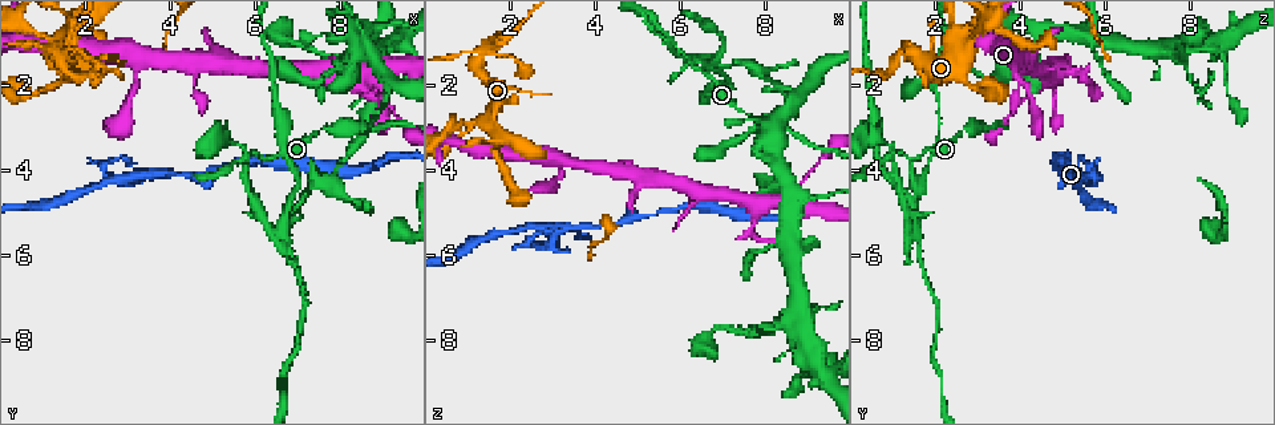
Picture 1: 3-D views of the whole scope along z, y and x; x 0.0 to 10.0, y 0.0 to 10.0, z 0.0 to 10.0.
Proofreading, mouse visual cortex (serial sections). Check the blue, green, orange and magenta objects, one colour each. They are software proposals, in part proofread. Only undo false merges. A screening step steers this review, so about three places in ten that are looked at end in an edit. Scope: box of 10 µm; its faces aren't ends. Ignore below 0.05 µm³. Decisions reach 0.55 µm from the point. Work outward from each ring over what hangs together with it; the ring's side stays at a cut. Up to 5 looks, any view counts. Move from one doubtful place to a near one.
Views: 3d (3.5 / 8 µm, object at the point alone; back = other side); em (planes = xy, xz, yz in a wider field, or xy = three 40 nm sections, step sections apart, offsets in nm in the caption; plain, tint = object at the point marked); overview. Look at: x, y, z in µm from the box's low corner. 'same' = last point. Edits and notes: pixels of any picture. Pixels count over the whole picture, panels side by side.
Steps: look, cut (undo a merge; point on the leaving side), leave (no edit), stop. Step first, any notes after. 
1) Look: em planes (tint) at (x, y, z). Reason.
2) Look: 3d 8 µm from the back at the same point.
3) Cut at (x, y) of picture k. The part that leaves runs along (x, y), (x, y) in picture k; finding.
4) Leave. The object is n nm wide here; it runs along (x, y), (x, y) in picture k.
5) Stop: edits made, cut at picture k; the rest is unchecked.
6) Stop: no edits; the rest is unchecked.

Look: em xy step 3 (tint) at (1.45, 1.10, 1.25). Thick turns thin.

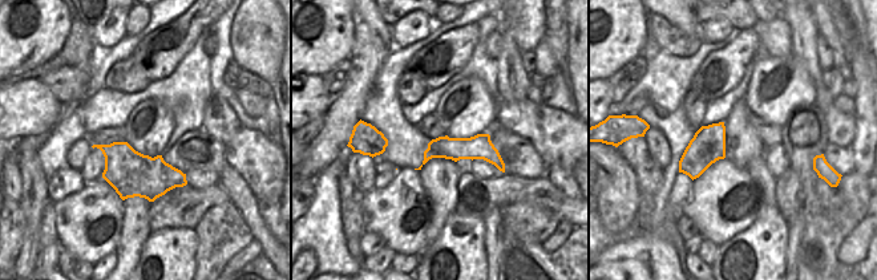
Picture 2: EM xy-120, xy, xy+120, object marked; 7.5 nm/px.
Look: 3d 3.5 µm at the same point. Wider look.

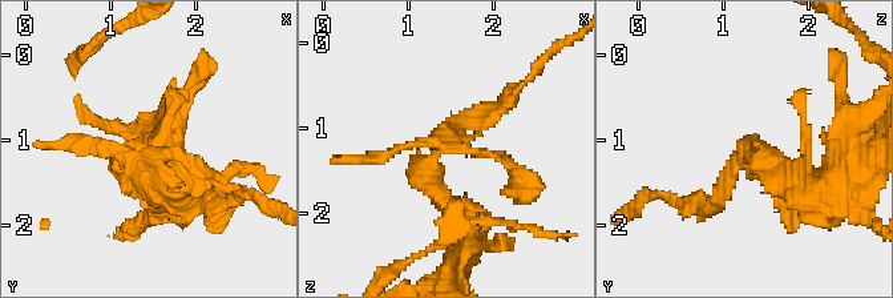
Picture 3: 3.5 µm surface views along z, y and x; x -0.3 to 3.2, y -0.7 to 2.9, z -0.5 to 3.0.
Cut at (77, 149) of picture 3. The part that leaves runs along (443, 147), (513, 92) in picture 3; two cells meet here.

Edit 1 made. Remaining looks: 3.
Look: 3d 3.5 µm at (5.95, 3.60, 1.10).

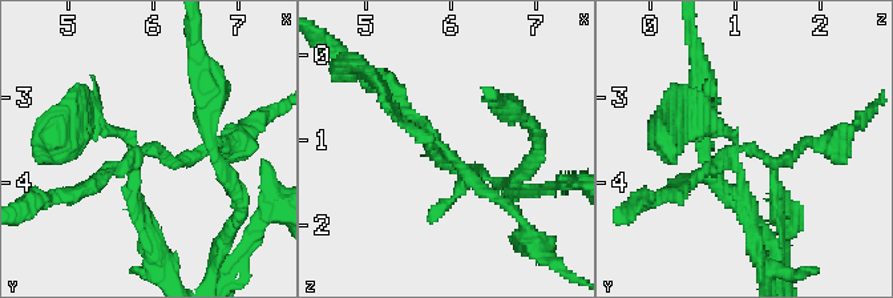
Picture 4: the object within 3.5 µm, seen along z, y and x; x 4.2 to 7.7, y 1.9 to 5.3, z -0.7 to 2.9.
Look: em xy step 1 (tint) at (5.95, 3.65, 1.05). 4 arms meet here; the arms are 150, 150, 150, 200 nm wide.

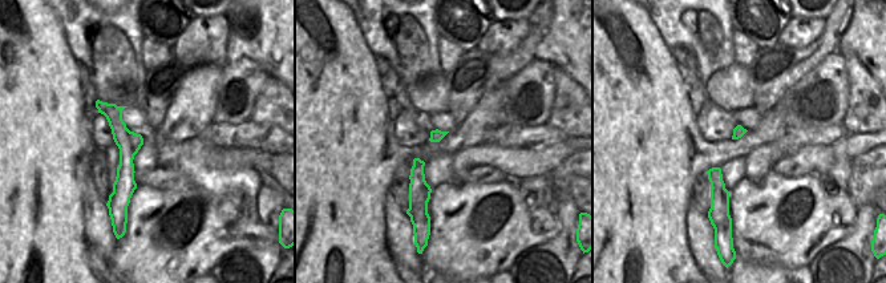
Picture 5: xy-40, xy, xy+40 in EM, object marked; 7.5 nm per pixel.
Cut at (742, 217) of picture 4. The part that leaves runs along (736, 170), (767, 277) in picture 4; two cells meet here.

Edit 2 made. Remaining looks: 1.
Stop: edits made, cut at picture 3, cut at picture 4; the rest is unchecked.

